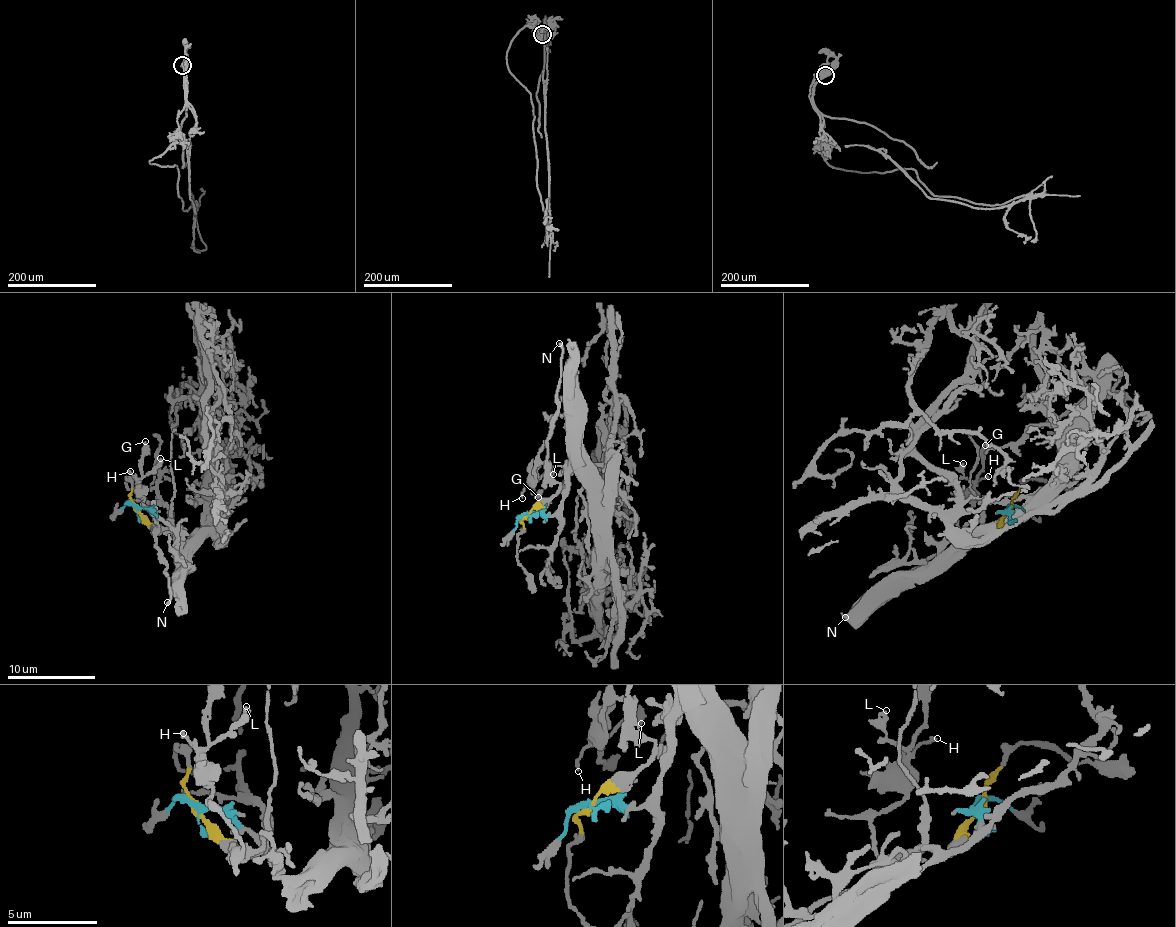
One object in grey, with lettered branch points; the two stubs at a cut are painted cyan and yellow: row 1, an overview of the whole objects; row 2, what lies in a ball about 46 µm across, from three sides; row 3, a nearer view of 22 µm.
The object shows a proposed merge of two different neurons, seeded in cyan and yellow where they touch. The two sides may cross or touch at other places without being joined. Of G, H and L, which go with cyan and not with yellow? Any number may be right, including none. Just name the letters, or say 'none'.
none

